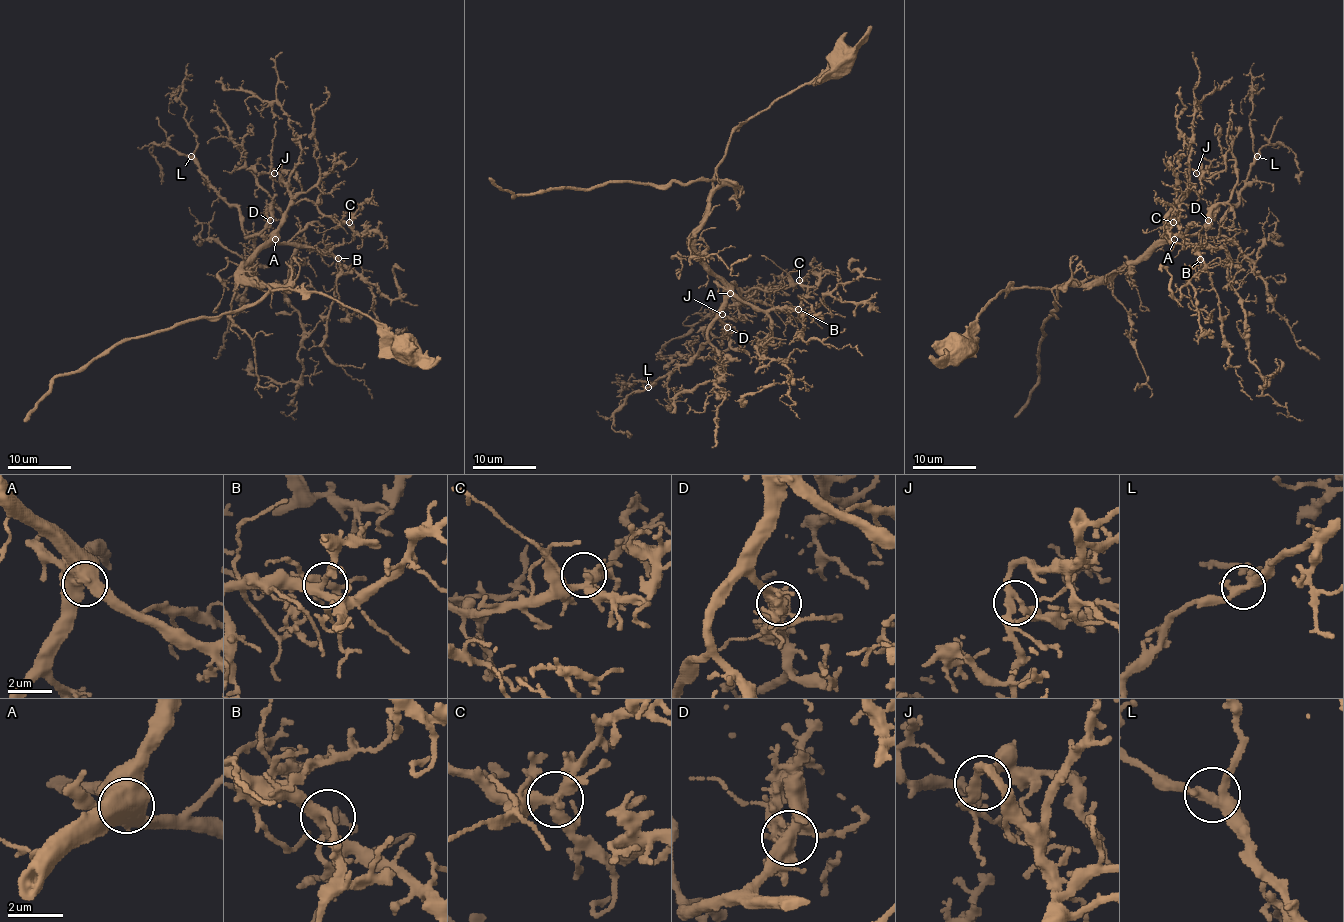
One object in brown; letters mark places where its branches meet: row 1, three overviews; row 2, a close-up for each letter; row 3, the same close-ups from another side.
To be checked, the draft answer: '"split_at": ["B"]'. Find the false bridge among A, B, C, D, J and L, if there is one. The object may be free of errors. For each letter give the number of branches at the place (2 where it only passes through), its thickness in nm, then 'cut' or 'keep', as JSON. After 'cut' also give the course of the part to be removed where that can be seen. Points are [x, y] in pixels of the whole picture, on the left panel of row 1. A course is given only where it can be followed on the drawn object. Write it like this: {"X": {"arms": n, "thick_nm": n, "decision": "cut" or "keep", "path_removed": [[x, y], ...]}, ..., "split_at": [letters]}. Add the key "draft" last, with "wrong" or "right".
{"A": {"arms": 3, "thick_nm": 600, "decision": "keep"}, "B": {"arms": 3, "thick_nm": 300, "decision": "keep"}, "C": {"arms": 3, "thick_nm": 280, "decision": "keep"}, "D": {"arms": 3, "thick_nm": 440, "decision": "keep"}, "J": {"arms": 3, "thick_nm": 240, "decision": "keep"}, "L": {"arms": 3, "thick_nm": 340, "decision": "keep"}, "split_at": [], "draft": "wrong"}

